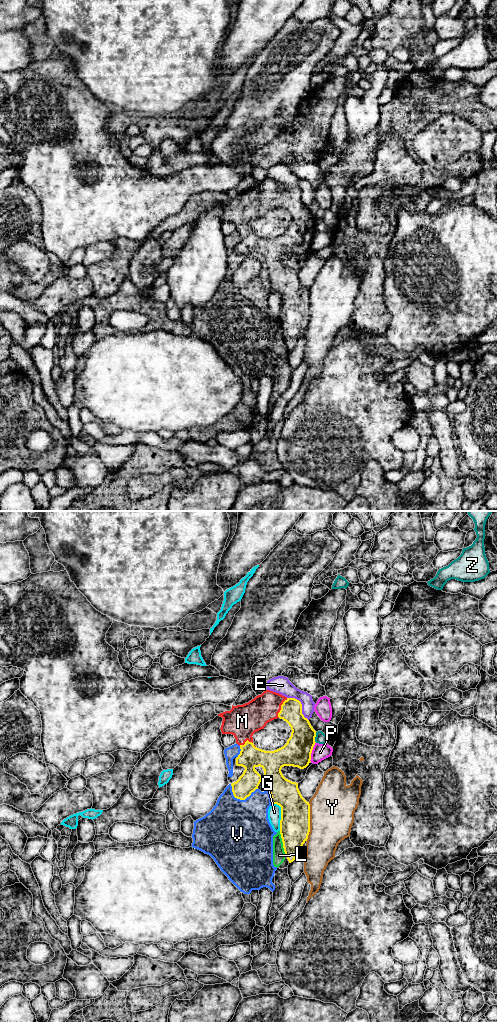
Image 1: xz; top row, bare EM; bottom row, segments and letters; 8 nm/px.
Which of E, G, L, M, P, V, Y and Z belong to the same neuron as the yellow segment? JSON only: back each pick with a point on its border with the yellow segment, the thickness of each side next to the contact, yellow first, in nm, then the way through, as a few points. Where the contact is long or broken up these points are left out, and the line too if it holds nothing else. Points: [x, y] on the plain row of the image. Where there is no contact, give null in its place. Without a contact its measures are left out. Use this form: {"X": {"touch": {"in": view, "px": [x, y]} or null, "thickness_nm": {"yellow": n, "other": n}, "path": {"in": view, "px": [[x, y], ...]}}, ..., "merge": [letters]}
{"M": {"touch": {"in": "xz", "px": [281, 196]}, "thickness_nm": {"yellow": 180, "other": 240}}, "merge": ["M"]}

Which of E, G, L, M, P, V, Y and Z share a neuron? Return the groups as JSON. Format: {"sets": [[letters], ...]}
{"sets": [["E"], ["G"], ["L", "V"], ["M"], ["P"], ["Y"], ["Z"]]}

